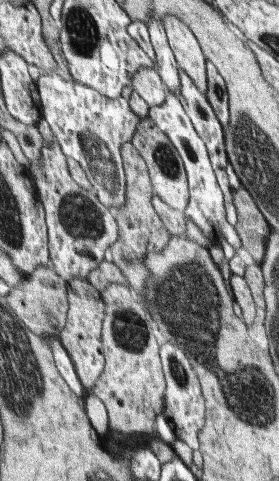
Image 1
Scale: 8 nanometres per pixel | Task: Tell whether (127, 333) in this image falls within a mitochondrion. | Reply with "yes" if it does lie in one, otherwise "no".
yes

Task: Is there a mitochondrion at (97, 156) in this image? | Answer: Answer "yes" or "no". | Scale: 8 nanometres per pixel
yes

